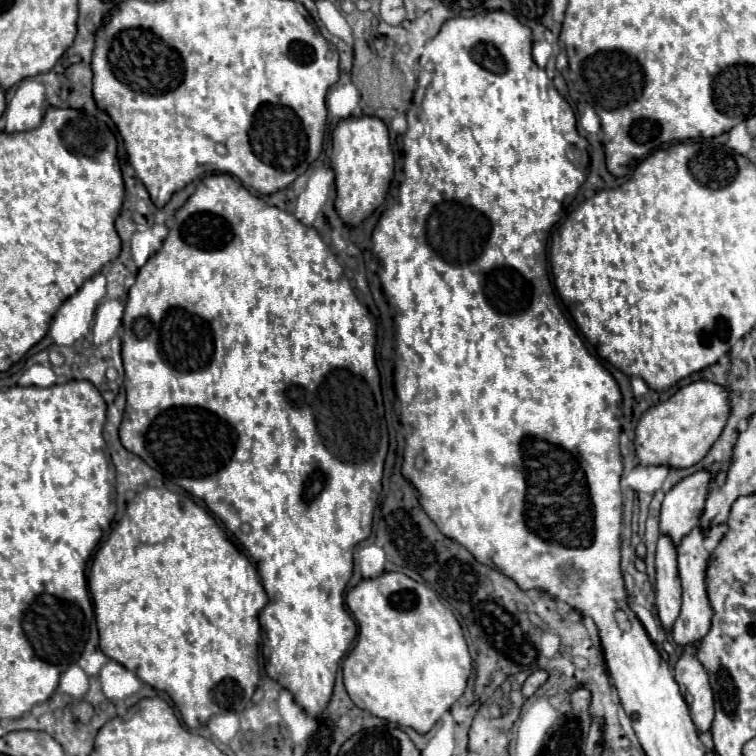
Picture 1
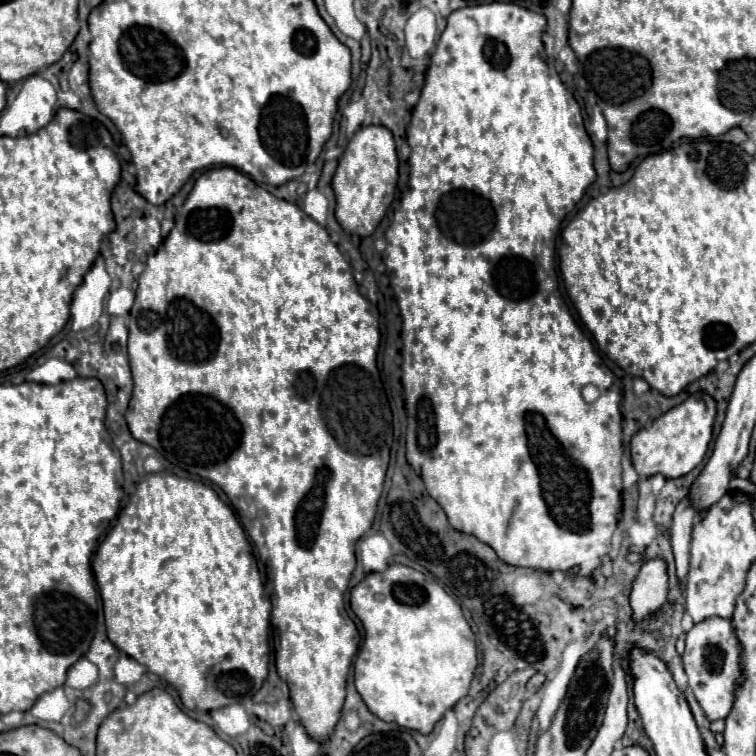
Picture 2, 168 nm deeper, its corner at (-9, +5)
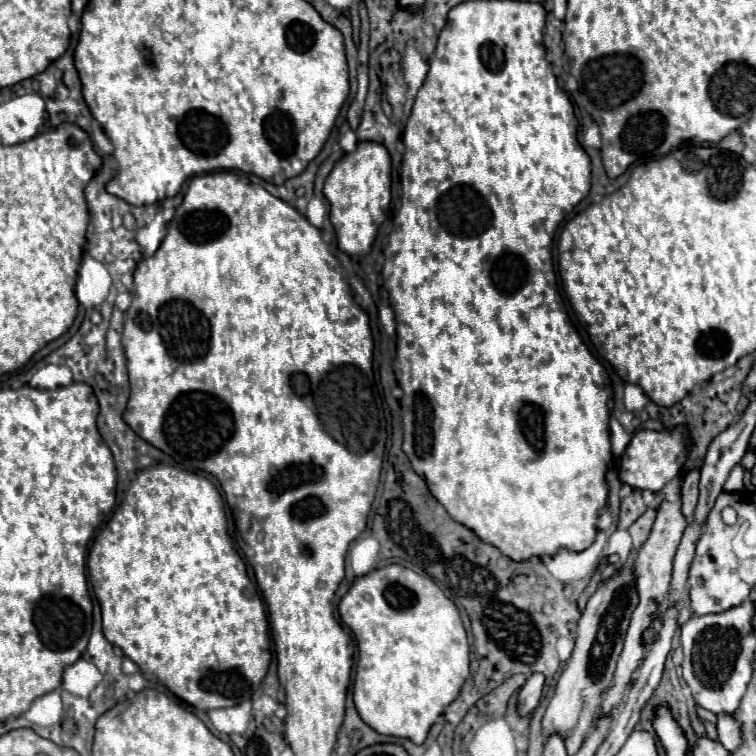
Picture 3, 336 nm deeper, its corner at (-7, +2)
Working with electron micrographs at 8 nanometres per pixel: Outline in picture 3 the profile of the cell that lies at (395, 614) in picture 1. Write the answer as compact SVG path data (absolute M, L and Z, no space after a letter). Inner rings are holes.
M388 565L362 575L340 599L340 619L352 629L358 643L358 665L354 679L354 705L366 725L382 735L404 737L424 743L432 723L458 697L470 673L468 637L456 605L430 579L402 565Z

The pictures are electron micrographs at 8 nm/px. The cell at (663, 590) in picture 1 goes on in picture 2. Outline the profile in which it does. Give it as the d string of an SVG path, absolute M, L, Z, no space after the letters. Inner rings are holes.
M684 498L676 506L672 526L670 526L670 542L672 542L672 552L676 560L676 576L680 580L682 590L686 588L686 578L690 570L690 534L692 534L694 518L696 518L696 512L692 512L688 498Z

